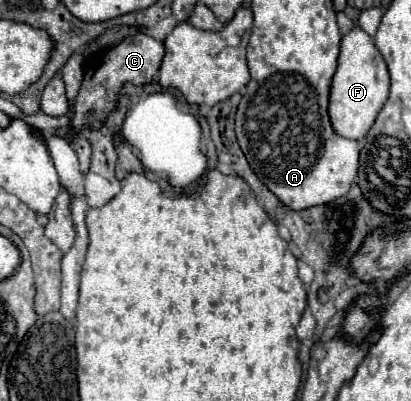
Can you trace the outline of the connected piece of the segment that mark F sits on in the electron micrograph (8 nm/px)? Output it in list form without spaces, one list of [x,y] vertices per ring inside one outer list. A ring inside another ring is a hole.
[[[356,26],[354,30],[342,36],[338,68],[330,84],[328,116],[330,116],[334,132],[350,140],[364,138],[368,128],[374,124],[376,114],[388,100],[388,90],[390,90],[390,76],[388,76],[384,58],[376,50],[372,38],[362,28]]]

